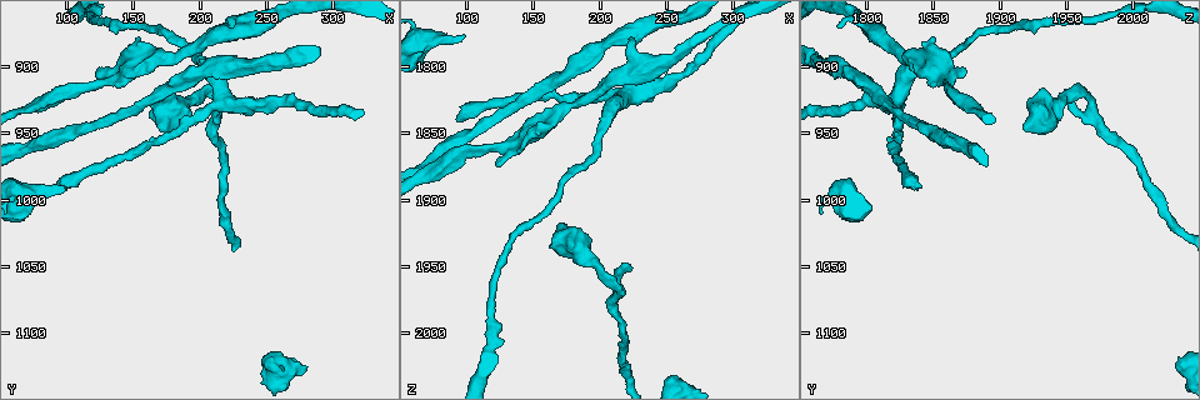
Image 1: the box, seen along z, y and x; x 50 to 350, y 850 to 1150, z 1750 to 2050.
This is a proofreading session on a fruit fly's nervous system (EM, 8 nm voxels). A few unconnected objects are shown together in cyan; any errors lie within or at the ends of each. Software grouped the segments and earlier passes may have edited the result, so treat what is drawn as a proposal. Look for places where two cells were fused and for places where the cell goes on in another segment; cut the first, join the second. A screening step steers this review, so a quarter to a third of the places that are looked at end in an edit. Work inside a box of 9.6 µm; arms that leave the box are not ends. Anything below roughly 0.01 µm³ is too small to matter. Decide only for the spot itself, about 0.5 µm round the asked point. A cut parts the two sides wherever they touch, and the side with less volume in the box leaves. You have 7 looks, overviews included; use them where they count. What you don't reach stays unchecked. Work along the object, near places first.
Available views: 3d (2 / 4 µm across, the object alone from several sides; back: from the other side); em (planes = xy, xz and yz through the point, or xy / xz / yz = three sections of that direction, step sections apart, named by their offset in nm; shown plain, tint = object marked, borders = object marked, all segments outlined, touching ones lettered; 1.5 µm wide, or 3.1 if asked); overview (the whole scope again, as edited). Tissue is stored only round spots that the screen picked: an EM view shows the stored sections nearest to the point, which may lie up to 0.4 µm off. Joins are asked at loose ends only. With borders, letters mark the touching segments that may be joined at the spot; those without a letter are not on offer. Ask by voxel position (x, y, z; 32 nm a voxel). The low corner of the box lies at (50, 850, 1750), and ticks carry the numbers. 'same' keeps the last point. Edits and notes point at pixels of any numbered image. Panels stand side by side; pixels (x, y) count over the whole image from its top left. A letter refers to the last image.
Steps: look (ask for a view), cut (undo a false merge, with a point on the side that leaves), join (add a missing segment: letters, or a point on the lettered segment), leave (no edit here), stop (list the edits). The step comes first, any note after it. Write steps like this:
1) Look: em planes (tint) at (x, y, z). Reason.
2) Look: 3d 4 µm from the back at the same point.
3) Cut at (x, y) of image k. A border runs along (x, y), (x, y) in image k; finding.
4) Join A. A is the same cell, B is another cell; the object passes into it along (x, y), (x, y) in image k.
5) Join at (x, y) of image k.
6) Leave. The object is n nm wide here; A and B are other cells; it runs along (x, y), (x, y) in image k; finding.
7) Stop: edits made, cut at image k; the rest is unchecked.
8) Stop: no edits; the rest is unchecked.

Look: 3d 4 µm at (218, 932, 1966). Calibre changes.

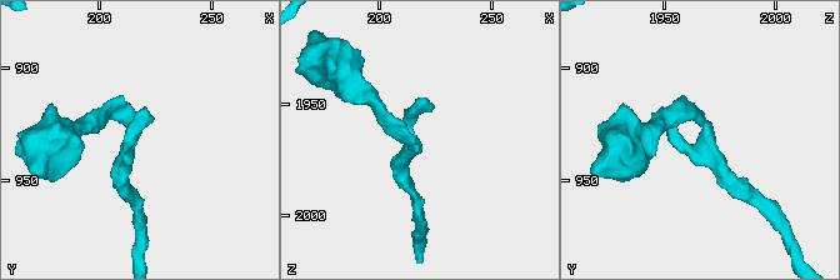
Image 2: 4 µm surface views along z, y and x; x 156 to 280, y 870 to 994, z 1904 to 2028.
Look: em planes (tint) at (215, 930, 1969). Now the EM.

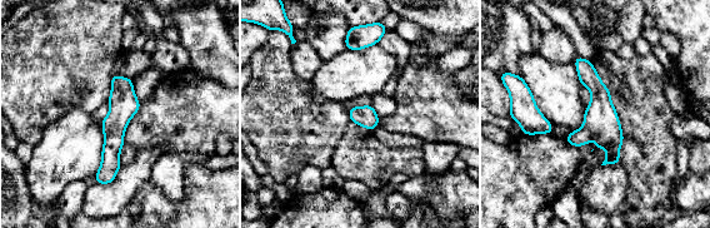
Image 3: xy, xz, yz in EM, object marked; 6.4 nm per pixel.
Look: em planes (borders) at the same point. See the neighbours.

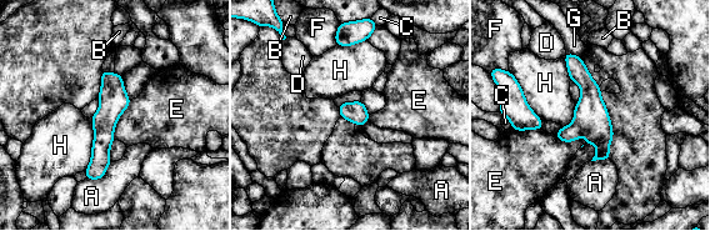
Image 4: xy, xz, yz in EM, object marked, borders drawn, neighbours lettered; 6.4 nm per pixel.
Leave. A, B, C, D, E, F, G and H are other cells; it runs along (568, 56), (590, 90), (606, 156) in image 4; all the same cell.

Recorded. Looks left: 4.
Look: 3d 4 µm at (98, 992, 1776). An open end.

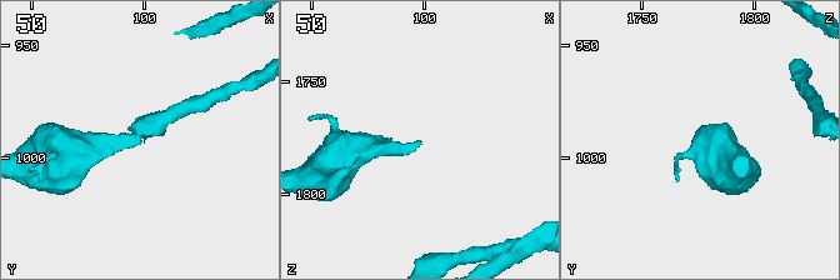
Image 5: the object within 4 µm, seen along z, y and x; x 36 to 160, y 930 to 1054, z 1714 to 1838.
Look: em yz step 4 (tint) at (99, 994, 1777). Need the tissue.

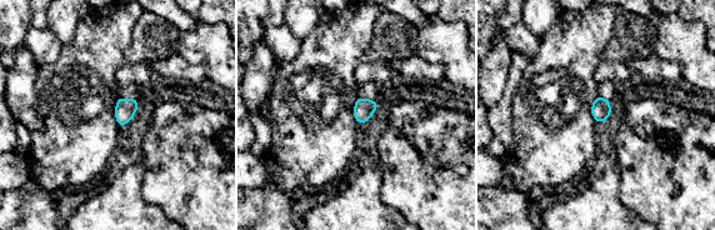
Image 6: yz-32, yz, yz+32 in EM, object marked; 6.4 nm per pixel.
Look: em planes (borders) at the same point. Cut it another way.

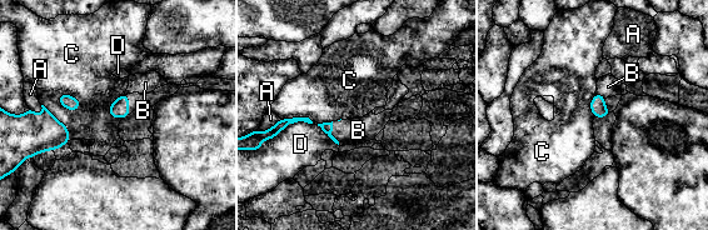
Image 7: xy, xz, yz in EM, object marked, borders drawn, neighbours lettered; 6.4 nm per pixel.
Join B. B is the same cell, A, C and D are other cells; the object passes into it along (327, 128), (332, 131), (358, 130) in image 7; the cell continues.

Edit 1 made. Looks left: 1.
Stop: edits made, join at image 7; the rest is unchecked.

